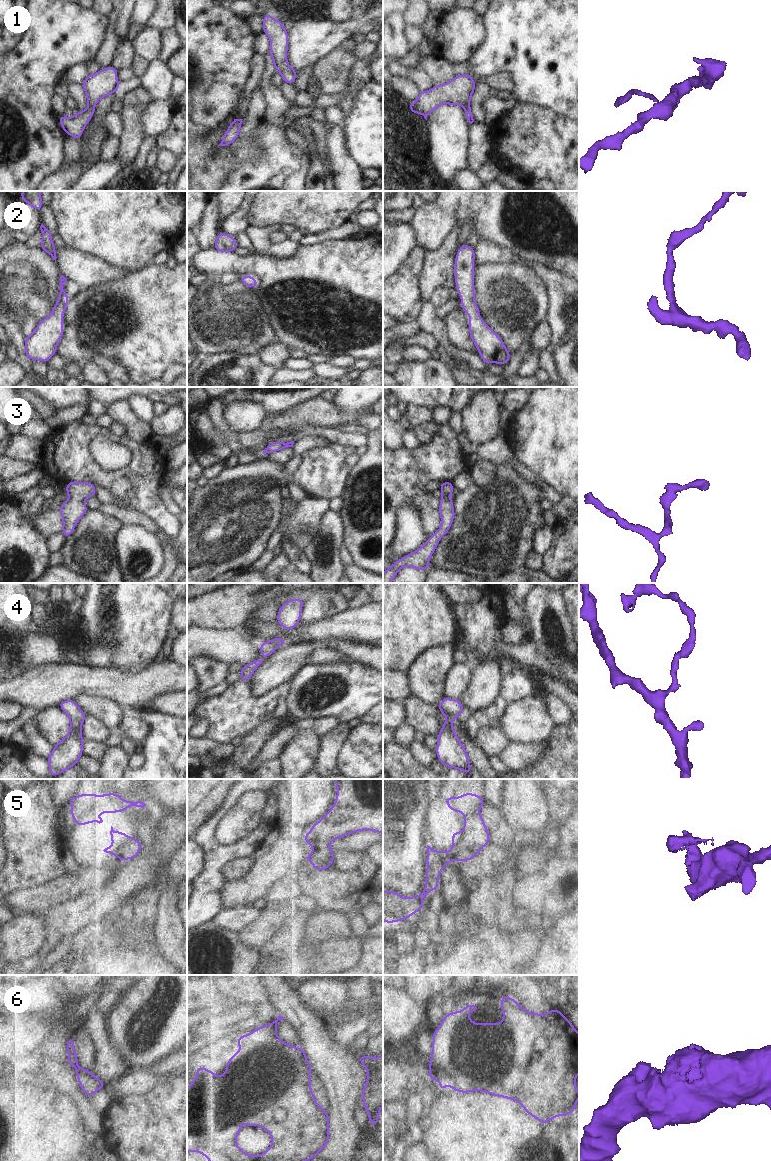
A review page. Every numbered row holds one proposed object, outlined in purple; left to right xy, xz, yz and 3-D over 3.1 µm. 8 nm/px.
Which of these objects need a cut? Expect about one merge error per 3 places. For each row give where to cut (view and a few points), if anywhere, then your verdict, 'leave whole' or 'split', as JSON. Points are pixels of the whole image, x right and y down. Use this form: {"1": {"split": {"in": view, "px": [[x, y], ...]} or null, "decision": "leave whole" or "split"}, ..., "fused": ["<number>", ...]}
{"1": {"split": null, "decision": "leave whole"}, "2": {"split": null, "decision": "leave whole"}, "3": {"split": null, "decision": "leave whole"}, "4": {"split": null, "decision": "leave whole"}, "5": {"split": null, "decision": "leave whole"}, "6": {"split": {"in": "yz", "px": [[430, 1066], [440, 1070], [447, 1080]]}, "decision": "split"}, "fused": ["6"]}

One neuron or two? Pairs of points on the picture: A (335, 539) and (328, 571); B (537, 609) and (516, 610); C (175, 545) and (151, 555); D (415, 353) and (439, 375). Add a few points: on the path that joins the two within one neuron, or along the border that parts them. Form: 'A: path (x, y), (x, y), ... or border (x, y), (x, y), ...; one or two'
A: path (334, 547), (333, 561), (331, 563); one
B: border (523, 605), (530, 621); two
C: border (162, 546), (164, 565), (158, 572); two
D: border (430, 358), (405, 361); two

